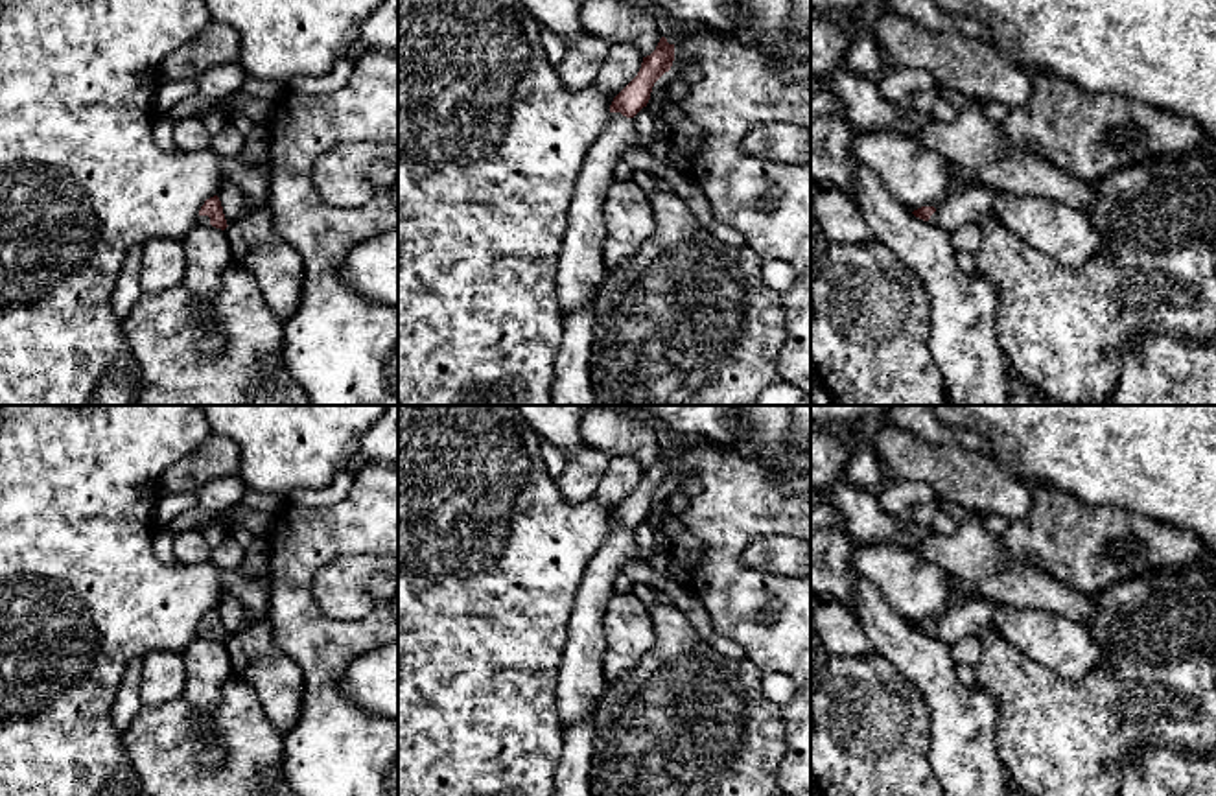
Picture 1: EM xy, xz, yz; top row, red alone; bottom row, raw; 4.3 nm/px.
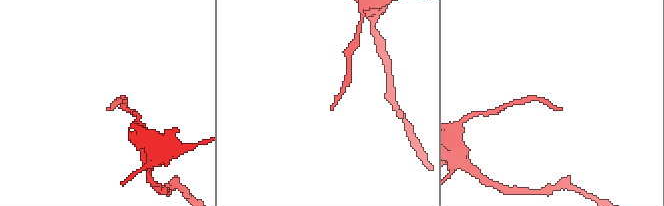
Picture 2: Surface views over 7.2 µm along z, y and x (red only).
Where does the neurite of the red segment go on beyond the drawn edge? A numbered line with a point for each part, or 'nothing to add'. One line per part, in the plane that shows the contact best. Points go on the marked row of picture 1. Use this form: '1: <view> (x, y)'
1: xz (581, 271)

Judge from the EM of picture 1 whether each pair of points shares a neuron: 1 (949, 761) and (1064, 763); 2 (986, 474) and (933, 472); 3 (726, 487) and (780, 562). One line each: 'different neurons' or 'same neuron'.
1: different neurons
2: same neuron
3: different neurons

